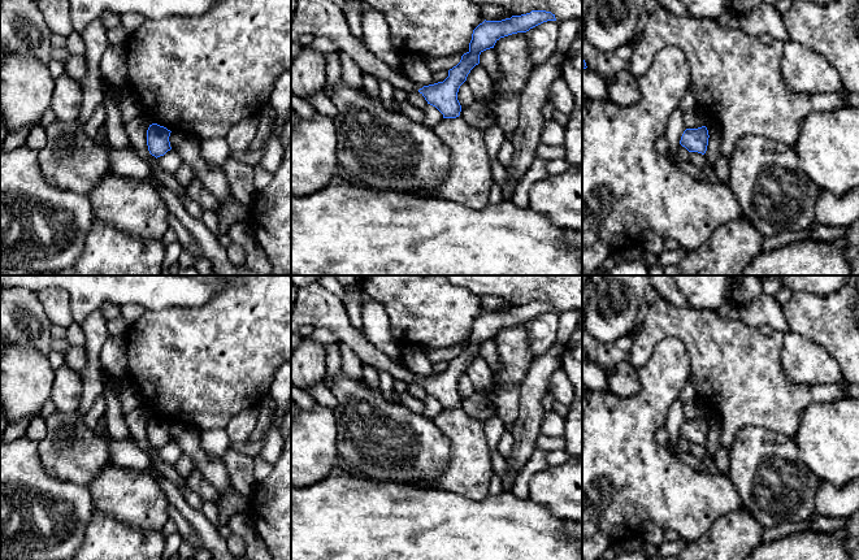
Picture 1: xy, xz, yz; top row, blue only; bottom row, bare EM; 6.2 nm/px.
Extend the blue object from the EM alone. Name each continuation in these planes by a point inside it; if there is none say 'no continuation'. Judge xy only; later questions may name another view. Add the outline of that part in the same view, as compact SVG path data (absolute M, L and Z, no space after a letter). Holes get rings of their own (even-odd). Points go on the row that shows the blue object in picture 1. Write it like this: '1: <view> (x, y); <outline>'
no continuation

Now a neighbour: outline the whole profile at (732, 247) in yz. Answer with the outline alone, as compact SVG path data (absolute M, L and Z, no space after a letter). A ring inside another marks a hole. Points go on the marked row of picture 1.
M745 218L719 226L677 265L681 275L742 275L763 251L763 235Z

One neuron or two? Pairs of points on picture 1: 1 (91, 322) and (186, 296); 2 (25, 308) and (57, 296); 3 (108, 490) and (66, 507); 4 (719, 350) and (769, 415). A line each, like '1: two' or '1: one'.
1: two
2: two
3: two
4: one

